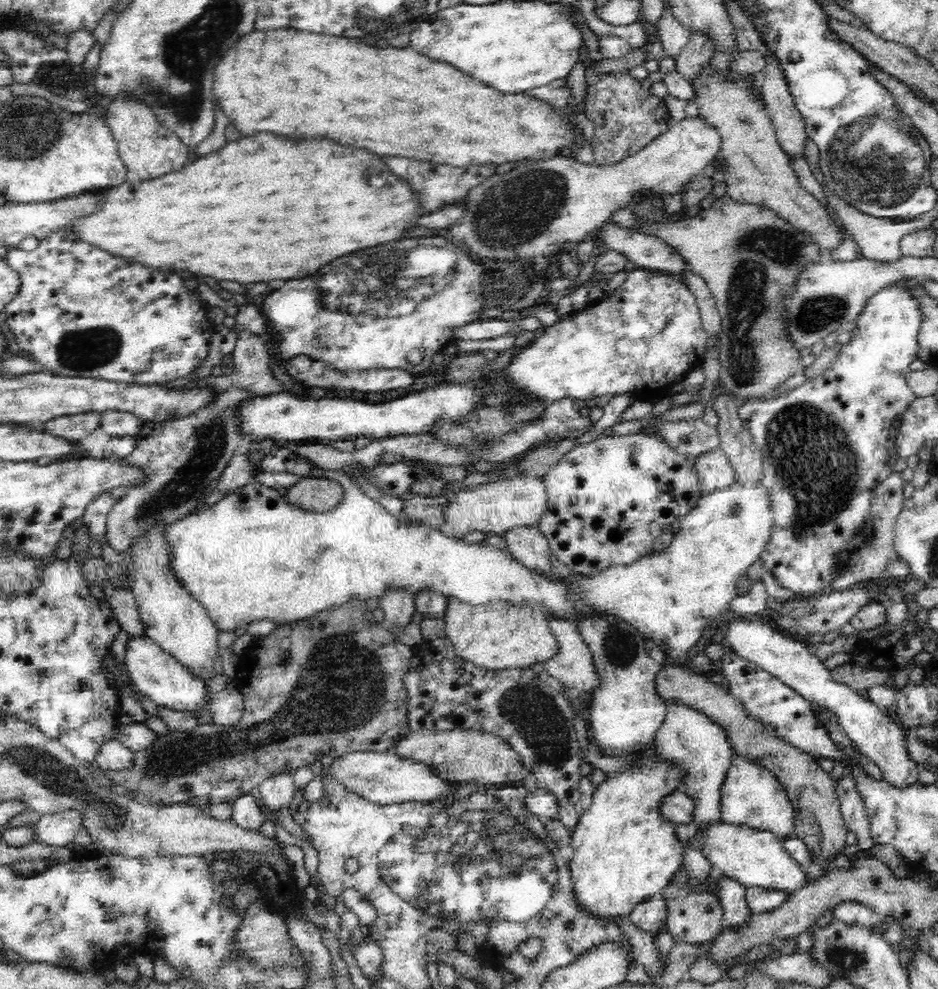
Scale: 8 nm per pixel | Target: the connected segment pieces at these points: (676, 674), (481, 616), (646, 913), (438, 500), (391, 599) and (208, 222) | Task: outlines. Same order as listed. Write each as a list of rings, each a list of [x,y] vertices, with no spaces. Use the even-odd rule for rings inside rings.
[[[686,665],[663,666],[656,681],[658,694],[662,695],[667,703],[680,700],[709,715],[726,731],[732,750],[765,766],[776,775],[788,794],[791,806],[794,807],[794,836],[804,842],[812,855],[812,860],[803,866],[804,884],[818,881],[818,878],[830,873],[828,864],[834,860],[836,854],[845,852],[846,834],[850,831],[841,814],[835,778],[818,766],[816,760],[809,754],[788,745],[786,741],[776,737],[771,729],[759,724],[759,721],[751,720],[739,700],[736,700],[728,689],[715,685],[702,673],[695,673],[686,668]]]
[[[446,597],[446,599],[448,599],[448,606],[446,606],[446,615],[443,620],[447,637],[455,648],[456,656],[476,666],[492,671],[516,668],[530,669],[530,666],[534,666],[538,662],[549,661],[558,652],[558,641],[556,641],[553,630],[546,620],[546,614],[538,608],[515,608],[515,605],[507,604],[504,601],[490,602],[475,608],[454,597]]]
[[[663,890],[654,897],[634,906],[630,915],[632,923],[638,929],[647,932],[650,936],[662,933],[665,919],[667,919],[667,906],[663,897]]]
[[[410,494],[403,499],[403,514],[419,523],[439,527],[443,523],[444,497]]]
[[[406,592],[386,593],[379,601],[379,608],[385,612],[383,625],[390,632],[402,630],[416,612],[414,597]]]
[[[256,134],[250,138],[240,138],[236,141],[226,142],[217,151],[192,157],[180,170],[163,174],[161,177],[140,181],[130,177],[124,184],[110,186],[104,194],[100,194],[98,202],[94,208],[96,212],[90,216],[79,216],[64,224],[63,228],[75,237],[75,240],[87,242],[88,245],[95,246],[103,252],[120,256],[128,260],[130,265],[142,264],[158,270],[188,270],[192,274],[200,276],[210,276],[216,280],[236,280],[240,284],[256,284],[256,282],[270,282],[270,280],[292,280],[292,278],[306,278],[320,270],[324,264],[330,260],[356,252],[360,248],[370,248],[382,242],[392,242],[398,240],[404,232],[417,226],[417,220],[422,216],[418,213],[419,201],[415,193],[407,185],[407,182],[394,178],[395,174],[390,174],[382,162],[378,162],[378,156],[366,152],[366,150],[350,150],[346,146],[338,146],[336,142],[290,142],[286,138],[278,138],[274,134]]]

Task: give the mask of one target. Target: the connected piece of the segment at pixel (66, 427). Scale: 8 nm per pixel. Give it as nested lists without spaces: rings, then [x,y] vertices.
[[[89,412],[54,418],[40,428],[49,434],[80,442],[100,426],[100,413]]]

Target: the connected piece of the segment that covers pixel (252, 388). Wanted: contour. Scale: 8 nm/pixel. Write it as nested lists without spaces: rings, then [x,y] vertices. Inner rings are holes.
[[[249,332],[239,333],[233,359],[232,374],[211,380],[219,390],[241,389],[252,397],[267,397],[286,390],[284,381],[273,376],[266,337]]]

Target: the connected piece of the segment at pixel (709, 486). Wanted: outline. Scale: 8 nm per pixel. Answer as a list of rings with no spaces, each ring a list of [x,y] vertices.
[[[719,447],[701,454],[694,461],[703,494],[709,495],[736,482],[734,467]]]

